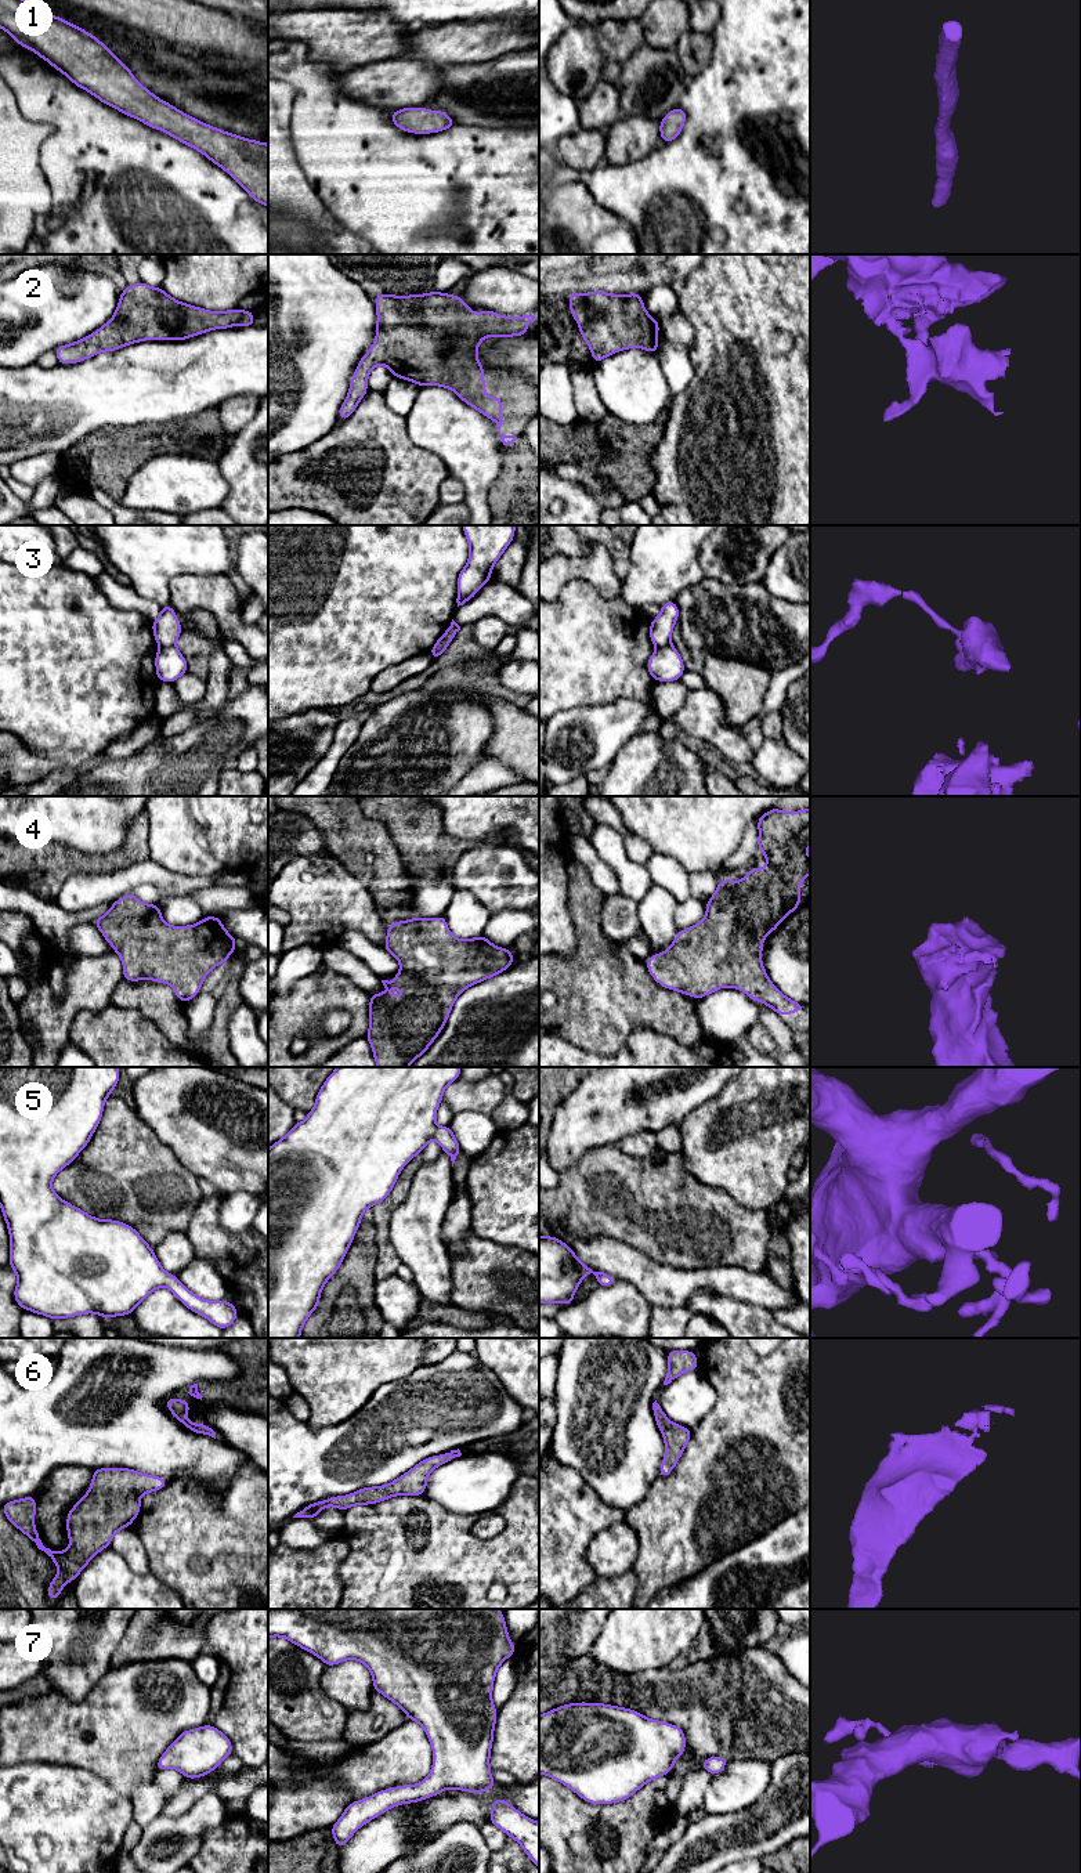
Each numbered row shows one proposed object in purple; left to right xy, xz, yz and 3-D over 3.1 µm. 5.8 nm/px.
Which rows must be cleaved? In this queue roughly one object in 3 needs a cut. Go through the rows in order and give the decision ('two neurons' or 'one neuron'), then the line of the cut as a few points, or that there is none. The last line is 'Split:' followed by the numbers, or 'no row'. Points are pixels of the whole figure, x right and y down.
1: one neuron; no cut
2: one neuron; no cut
3: two neurons; cut in xz along (447, 644), (431, 650)
4: one neuron; no cut
5: one neuron; no cut
6: one neuron; no cut
7: one neuron; no cut
Split: 3

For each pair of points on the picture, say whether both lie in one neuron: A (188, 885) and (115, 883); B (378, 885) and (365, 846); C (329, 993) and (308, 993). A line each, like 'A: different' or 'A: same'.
A: same
B: same
C: same

